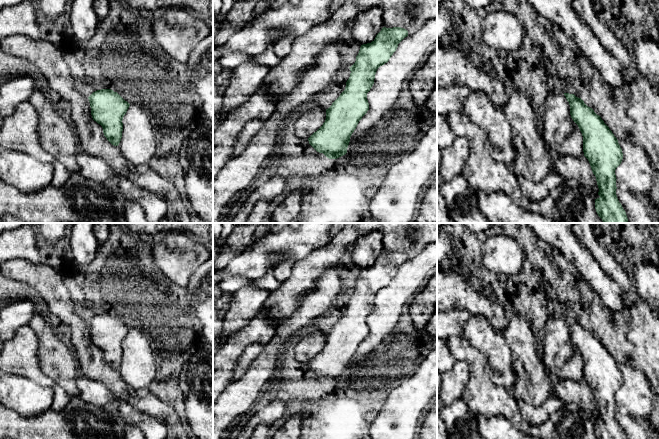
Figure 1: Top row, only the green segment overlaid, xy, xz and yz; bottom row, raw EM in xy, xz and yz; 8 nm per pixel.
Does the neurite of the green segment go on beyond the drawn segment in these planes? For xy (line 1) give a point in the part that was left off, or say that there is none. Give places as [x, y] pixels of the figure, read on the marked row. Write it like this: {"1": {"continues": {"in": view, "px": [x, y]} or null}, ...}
{"1": {"continues": null}}

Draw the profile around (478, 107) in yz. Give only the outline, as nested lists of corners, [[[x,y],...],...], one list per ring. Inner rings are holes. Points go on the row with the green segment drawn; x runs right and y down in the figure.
[[[472,92],[464,103],[464,113],[487,133],[491,157],[510,166],[516,158],[512,128],[501,109],[482,92]]]

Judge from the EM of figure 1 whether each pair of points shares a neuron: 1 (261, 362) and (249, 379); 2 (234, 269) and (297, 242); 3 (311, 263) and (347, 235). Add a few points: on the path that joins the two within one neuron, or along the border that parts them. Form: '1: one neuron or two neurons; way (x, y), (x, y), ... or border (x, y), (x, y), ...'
1: one neuron; way (261, 366), (253, 375)
2: one neuron; way (250, 263), (266, 249), (281, 246)
3: one neuron; way (320, 260), (338, 244)

